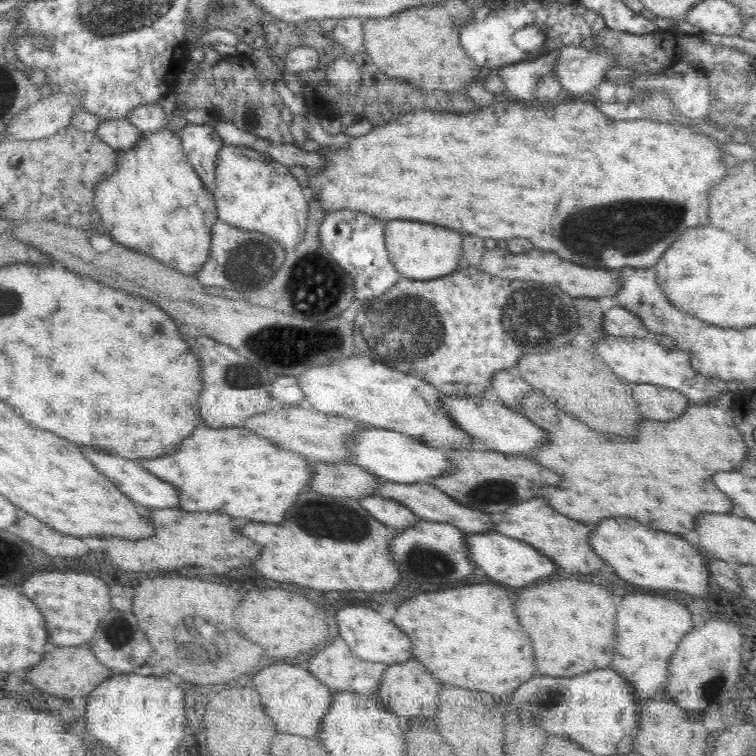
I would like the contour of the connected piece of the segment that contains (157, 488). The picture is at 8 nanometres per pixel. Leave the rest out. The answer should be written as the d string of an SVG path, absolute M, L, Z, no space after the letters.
M92 452L92 454L84 454L84 457L96 466L96 470L99 470L100 474L114 483L120 489L120 492L123 492L130 500L134 500L134 504L140 509L168 509L176 507L176 504L178 504L178 496L180 496L178 489L146 471L140 462L120 458L118 455L105 452Z

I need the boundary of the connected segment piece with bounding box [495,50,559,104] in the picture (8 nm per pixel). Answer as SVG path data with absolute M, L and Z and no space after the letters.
M559 50L546 54L545 52L530 56L512 65L504 65L495 70L504 84L504 96L526 104L534 104L534 94L537 82L543 75L549 74L555 65Z

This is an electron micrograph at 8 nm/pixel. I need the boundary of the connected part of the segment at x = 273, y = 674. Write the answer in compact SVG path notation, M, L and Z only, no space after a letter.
M272 664L254 674L254 684L260 694L266 714L276 723L280 733L313 737L328 714L333 692L308 670L290 664Z

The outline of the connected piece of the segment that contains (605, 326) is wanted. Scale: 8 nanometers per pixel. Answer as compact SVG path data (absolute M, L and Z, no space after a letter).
M614 307L602 314L601 330L603 334L618 338L651 336L634 313L620 307Z

